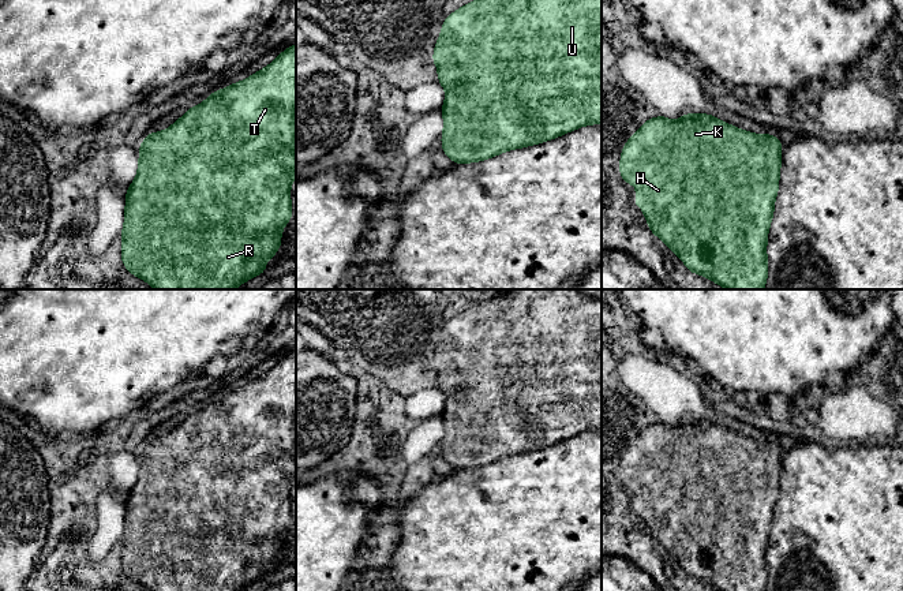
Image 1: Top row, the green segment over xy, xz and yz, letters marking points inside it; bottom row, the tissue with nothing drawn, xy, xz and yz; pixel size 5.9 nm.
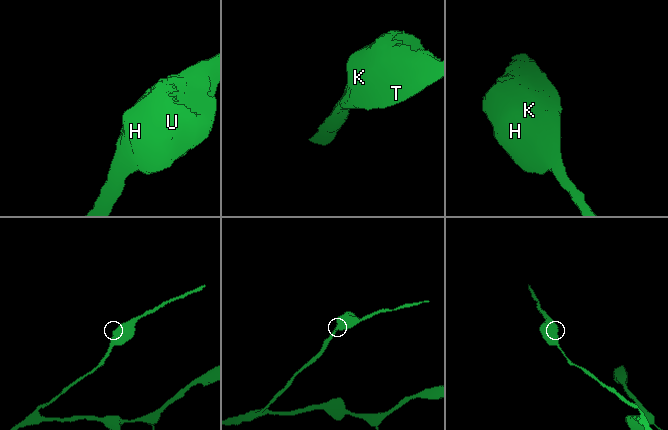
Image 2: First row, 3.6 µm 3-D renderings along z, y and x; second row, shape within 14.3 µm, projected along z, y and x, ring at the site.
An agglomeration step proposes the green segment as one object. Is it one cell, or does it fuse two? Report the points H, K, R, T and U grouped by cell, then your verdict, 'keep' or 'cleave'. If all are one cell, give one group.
H K R T U; keep

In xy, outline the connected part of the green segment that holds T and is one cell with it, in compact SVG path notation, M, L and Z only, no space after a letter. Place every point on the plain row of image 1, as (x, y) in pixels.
M296 349L244 386L217 396L198 412L191 412L169 434L149 438L139 452L138 479L125 500L124 532L121 536L121 566L130 580L149 591L241 591L262 580L263 571L281 553L281 538L292 524L291 490L296 483Z

